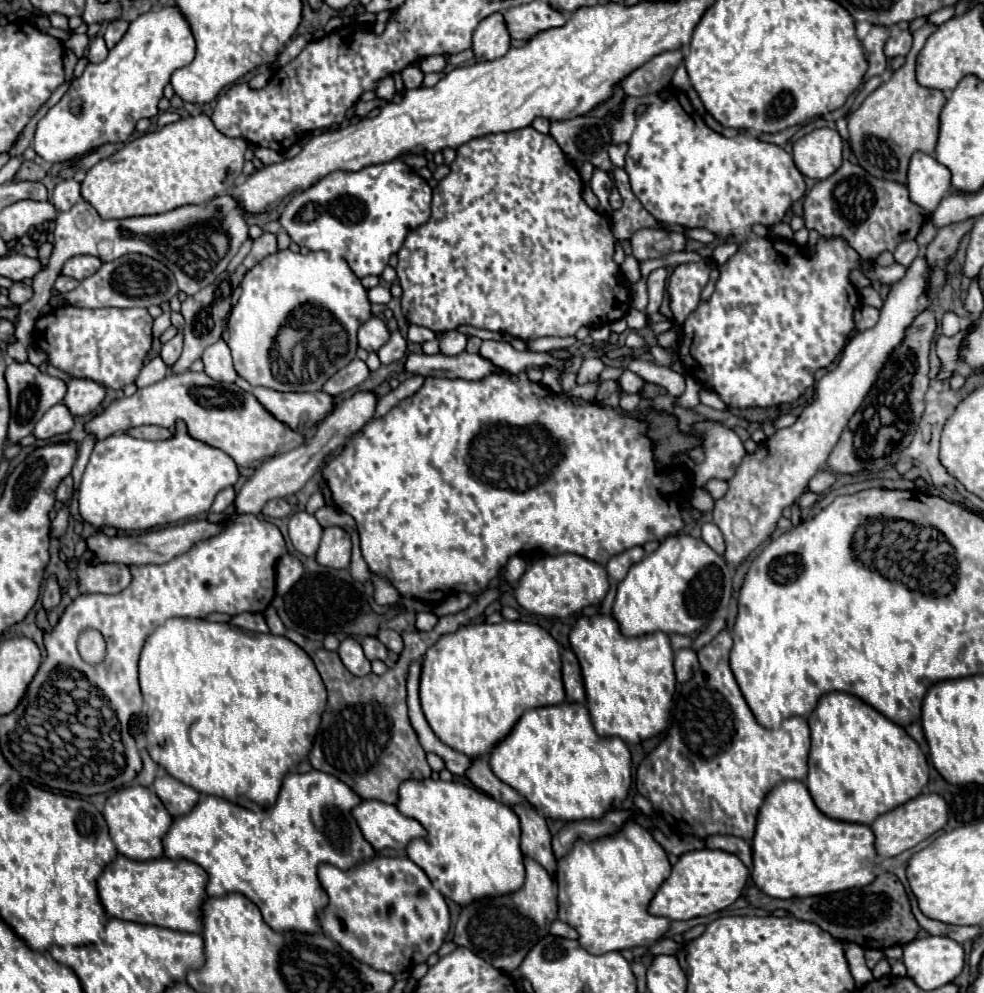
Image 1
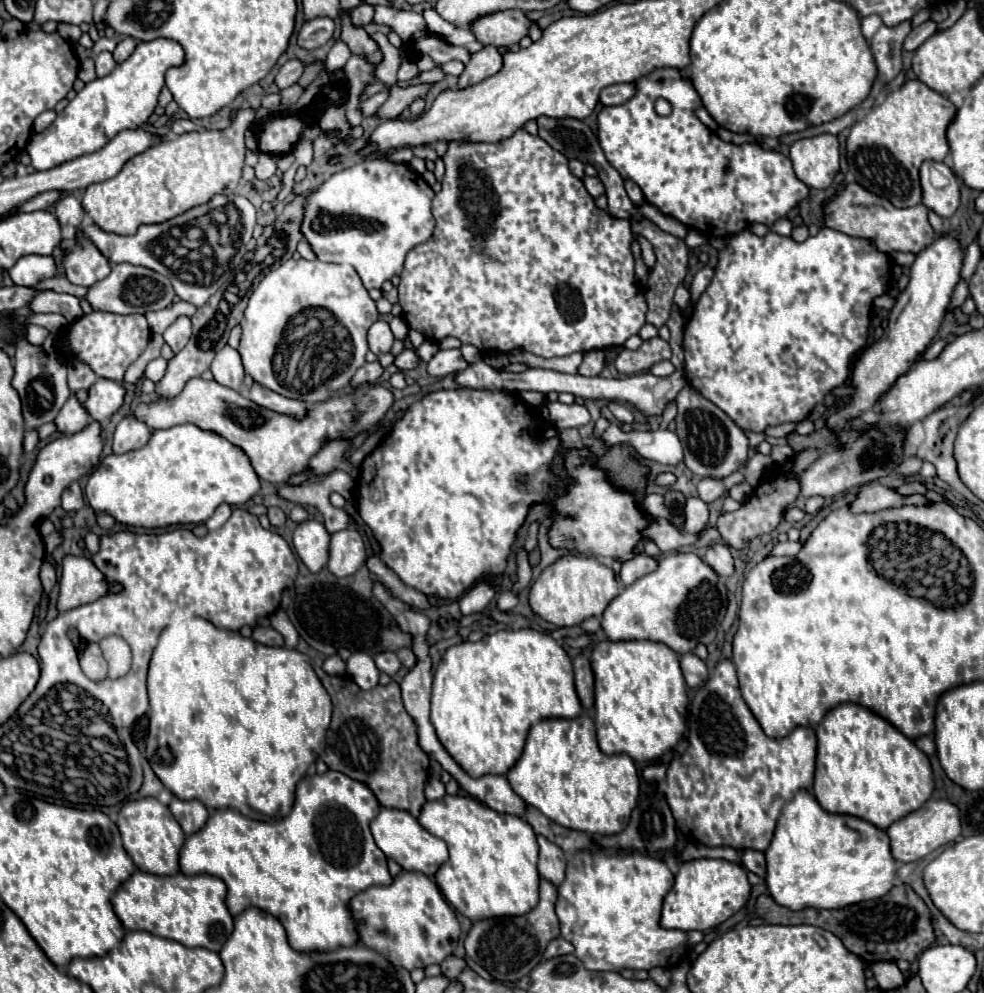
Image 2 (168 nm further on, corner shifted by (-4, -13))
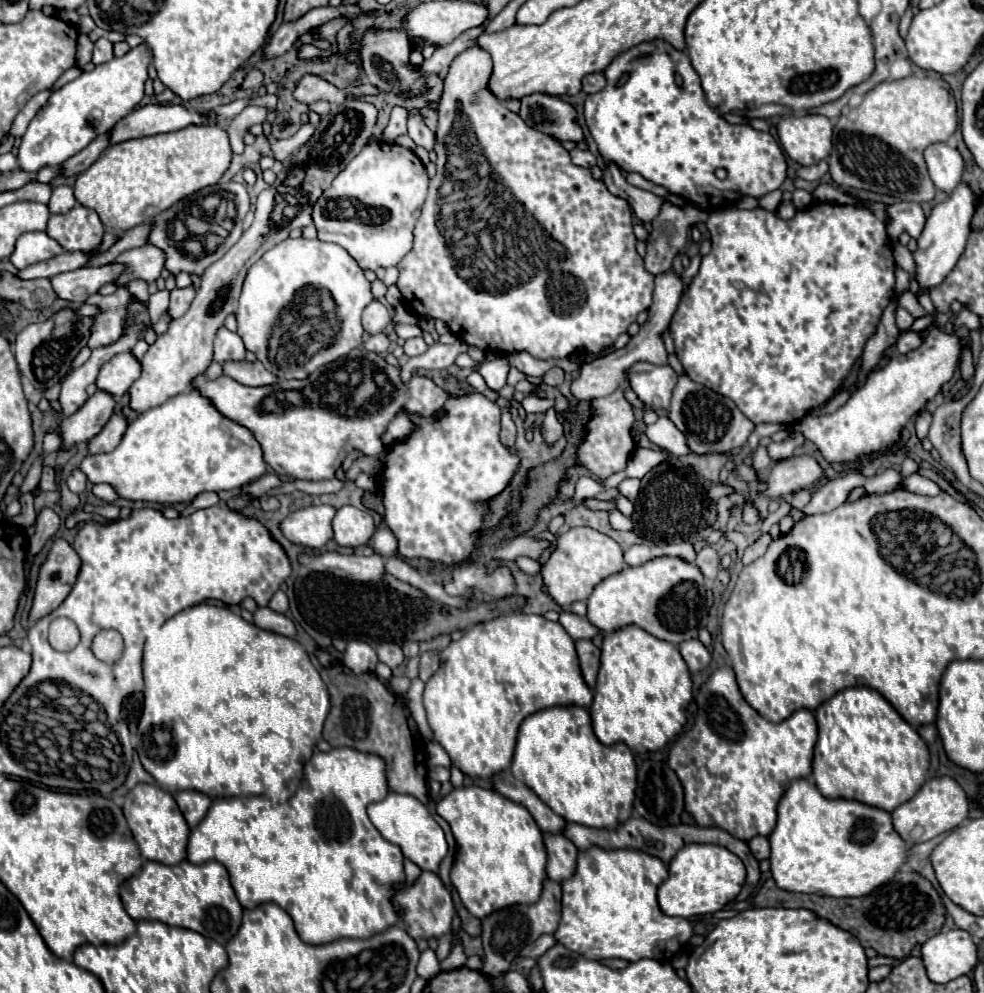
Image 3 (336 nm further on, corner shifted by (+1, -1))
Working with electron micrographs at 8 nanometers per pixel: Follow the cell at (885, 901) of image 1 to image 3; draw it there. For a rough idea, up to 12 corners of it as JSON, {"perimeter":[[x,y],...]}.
{"perimeter":[[914,871],[856,899],[792,895],[766,879],[756,907],[810,909],[862,947],[904,959],[944,907]]}

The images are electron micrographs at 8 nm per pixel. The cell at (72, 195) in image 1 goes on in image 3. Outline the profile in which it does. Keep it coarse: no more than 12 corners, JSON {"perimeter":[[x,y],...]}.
{"perimeter":[[68,185],[52,191],[50,213],[68,213],[76,205]]}

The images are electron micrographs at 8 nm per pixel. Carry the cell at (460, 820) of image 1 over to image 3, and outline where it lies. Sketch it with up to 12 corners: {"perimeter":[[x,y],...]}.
{"perimeter":[[482,787],[436,803],[450,881],[478,919],[536,903],[544,841],[526,807]]}

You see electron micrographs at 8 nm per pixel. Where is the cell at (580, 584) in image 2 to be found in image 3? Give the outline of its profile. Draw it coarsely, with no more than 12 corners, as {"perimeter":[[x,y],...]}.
{"perimeter":[[590,527],[558,535],[542,565],[558,607],[586,601],[626,565],[622,547]]}

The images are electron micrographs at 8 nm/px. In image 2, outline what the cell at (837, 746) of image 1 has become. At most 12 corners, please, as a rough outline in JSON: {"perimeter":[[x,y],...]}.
{"perimeter":[[857,703],[817,725],[813,793],[879,829],[933,793],[927,755]]}

